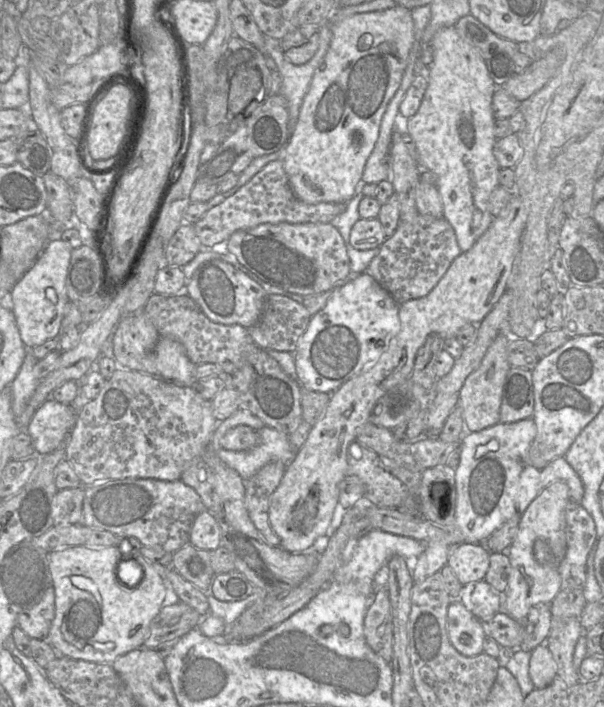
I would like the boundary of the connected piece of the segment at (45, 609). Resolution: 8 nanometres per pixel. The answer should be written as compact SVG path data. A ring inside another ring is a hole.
M50 586L42 599L18 616L17 624L29 638L46 640L55 614L54 587Z

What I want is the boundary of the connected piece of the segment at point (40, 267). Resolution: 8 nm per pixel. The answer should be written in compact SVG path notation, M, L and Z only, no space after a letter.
M62 239L49 240L35 263L15 284L5 302L13 311L20 337L27 349L58 338L65 308L69 303L66 278L72 249Z

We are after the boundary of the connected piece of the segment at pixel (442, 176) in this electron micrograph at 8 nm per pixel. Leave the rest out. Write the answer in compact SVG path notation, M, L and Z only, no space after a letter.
M454 26L443 27L432 40L433 61L429 65L428 86L417 112L405 121L405 129L418 149L422 170L436 174L436 187L443 205L443 217L453 227L462 252L468 251L489 228L493 216L488 210L491 192L499 186L500 166L493 154L496 142L492 97L497 89L480 51L465 41Z

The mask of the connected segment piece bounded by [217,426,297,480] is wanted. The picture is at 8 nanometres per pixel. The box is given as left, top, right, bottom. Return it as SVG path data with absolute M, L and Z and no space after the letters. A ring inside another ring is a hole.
M268 426L257 430L261 441L256 447L244 451L231 451L221 448L217 455L228 467L236 470L242 479L247 480L264 465L272 461L281 461L288 465L295 451L289 436Z

